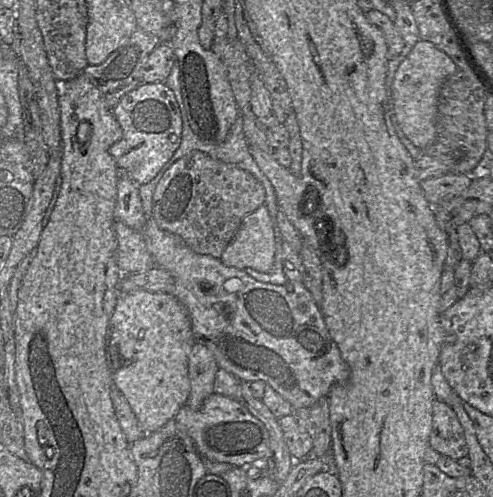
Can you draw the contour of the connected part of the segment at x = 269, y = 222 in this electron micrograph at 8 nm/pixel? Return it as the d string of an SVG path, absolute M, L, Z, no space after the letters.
M263 204L244 217L220 260L228 267L269 272L275 262L278 240L274 219Z

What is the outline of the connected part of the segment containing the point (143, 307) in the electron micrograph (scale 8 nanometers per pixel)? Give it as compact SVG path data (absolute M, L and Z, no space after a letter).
M119 294L109 321L109 364L113 385L125 396L144 433L157 431L187 405L188 359L193 343L190 317L173 294Z

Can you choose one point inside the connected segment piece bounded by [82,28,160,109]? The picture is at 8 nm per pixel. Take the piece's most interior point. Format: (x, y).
(120, 73)

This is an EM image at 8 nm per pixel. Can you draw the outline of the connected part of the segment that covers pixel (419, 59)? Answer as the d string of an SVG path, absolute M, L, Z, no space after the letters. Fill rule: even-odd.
M419 40L396 70L392 84L394 114L406 137L422 150L426 149L436 136L440 89L456 69L457 66L447 54L432 43Z

